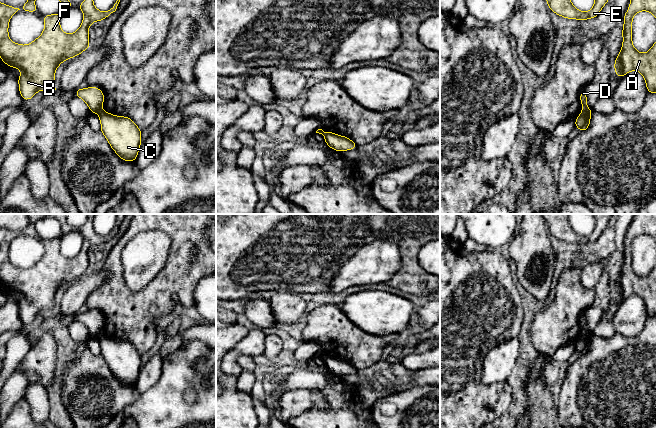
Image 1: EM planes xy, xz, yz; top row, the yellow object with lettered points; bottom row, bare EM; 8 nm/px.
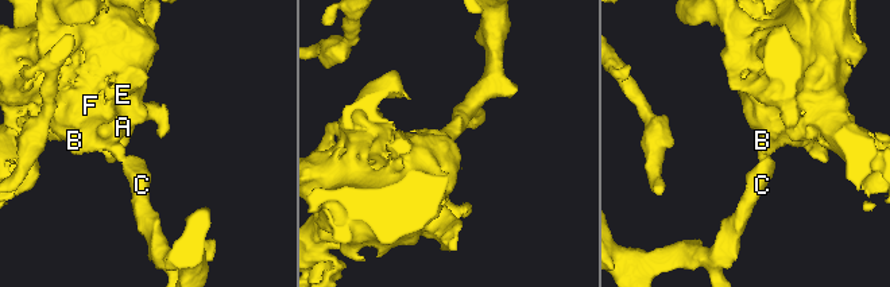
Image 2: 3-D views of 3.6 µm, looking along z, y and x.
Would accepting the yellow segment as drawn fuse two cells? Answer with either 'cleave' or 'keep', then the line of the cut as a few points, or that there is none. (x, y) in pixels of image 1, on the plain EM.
cleave; cut in yz along (587, 331), (583, 334)

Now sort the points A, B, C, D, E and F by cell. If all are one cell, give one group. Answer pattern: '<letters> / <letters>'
A B D E F / C

